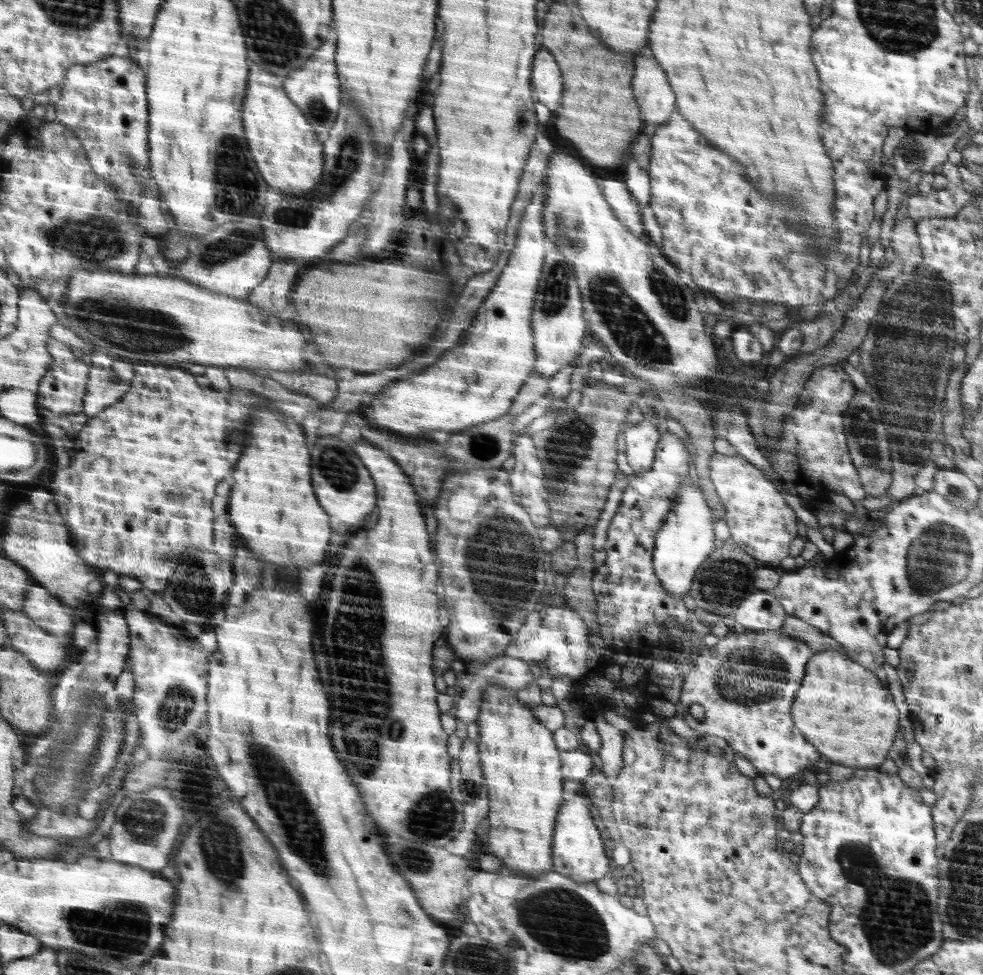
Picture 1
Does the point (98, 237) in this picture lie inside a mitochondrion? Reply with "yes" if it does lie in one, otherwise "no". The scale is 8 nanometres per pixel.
yes

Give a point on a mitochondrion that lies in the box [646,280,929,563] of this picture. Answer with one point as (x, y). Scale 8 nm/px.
(867, 436)

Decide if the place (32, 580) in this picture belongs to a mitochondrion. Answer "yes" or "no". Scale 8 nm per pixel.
no

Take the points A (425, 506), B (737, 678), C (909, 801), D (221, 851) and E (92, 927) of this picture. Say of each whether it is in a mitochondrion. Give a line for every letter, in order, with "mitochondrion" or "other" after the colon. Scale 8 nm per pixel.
A: other
B: mitochondrion
C: other
D: mitochondrion
E: mitochondrion

